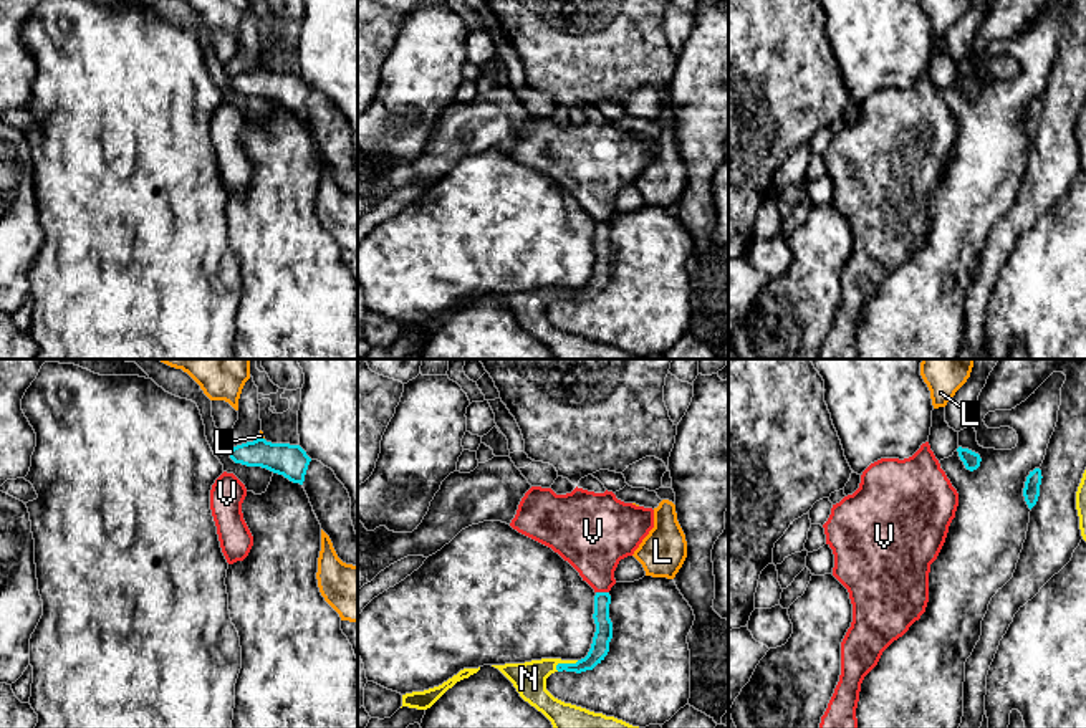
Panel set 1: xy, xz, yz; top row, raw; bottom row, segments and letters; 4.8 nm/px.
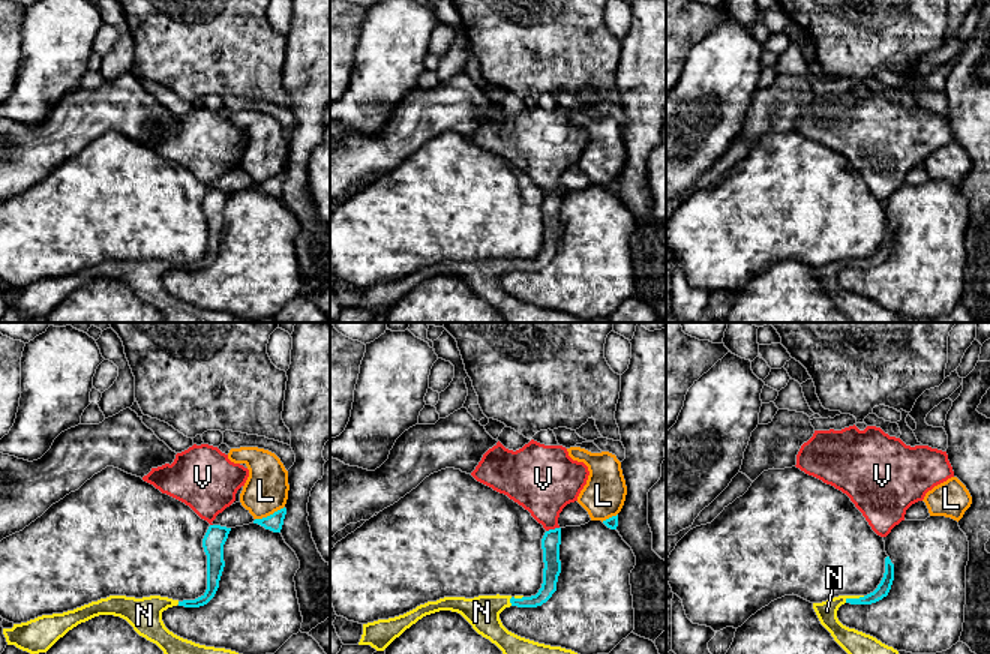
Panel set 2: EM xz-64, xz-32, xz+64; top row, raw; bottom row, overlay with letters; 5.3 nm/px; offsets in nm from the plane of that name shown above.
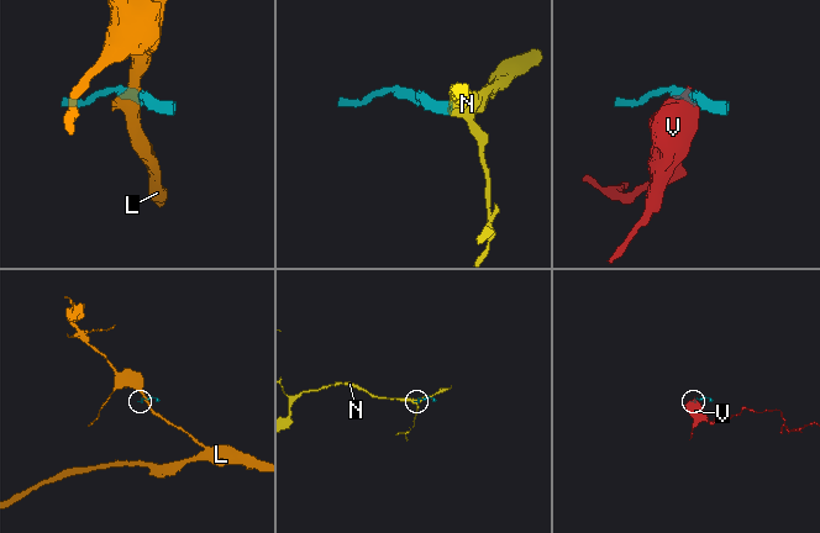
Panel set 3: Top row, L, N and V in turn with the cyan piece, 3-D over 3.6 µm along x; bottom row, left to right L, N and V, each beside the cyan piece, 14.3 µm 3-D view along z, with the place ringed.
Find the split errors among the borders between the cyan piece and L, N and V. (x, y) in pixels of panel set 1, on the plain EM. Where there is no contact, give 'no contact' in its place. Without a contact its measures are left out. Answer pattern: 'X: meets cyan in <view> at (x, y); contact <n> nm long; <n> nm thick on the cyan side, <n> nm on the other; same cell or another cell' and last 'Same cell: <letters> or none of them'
L: meets cyan in xy at (262, 68); contact 30 nm long; 160 nm thick on the cyan side, 30 nm on the other; another cell
N: meets cyan in xz at (565, 293); contact 130 nm long; 90 nm thick on the cyan side, 160 nm on the other; same cell
V: meets cyan in xz at (603, 222); contact 60 nm long; 90 nm thick on the cyan side, 300 nm on the other; another cell
Same cell: N

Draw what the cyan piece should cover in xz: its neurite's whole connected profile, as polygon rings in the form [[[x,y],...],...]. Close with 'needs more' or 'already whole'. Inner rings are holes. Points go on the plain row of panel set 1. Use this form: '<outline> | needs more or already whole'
[[[596,222],[594,225],[594,253],[588,285],[581,290],[541,288],[525,293],[492,295],[498,298],[517,318],[520,326],[541,341],[555,359],[642,359],[614,346],[594,342],[586,338],[565,333],[546,319],[546,308],[555,301],[586,301],[593,299],[604,290],[613,268],[613,251],[609,248],[609,222]]] | needs more

